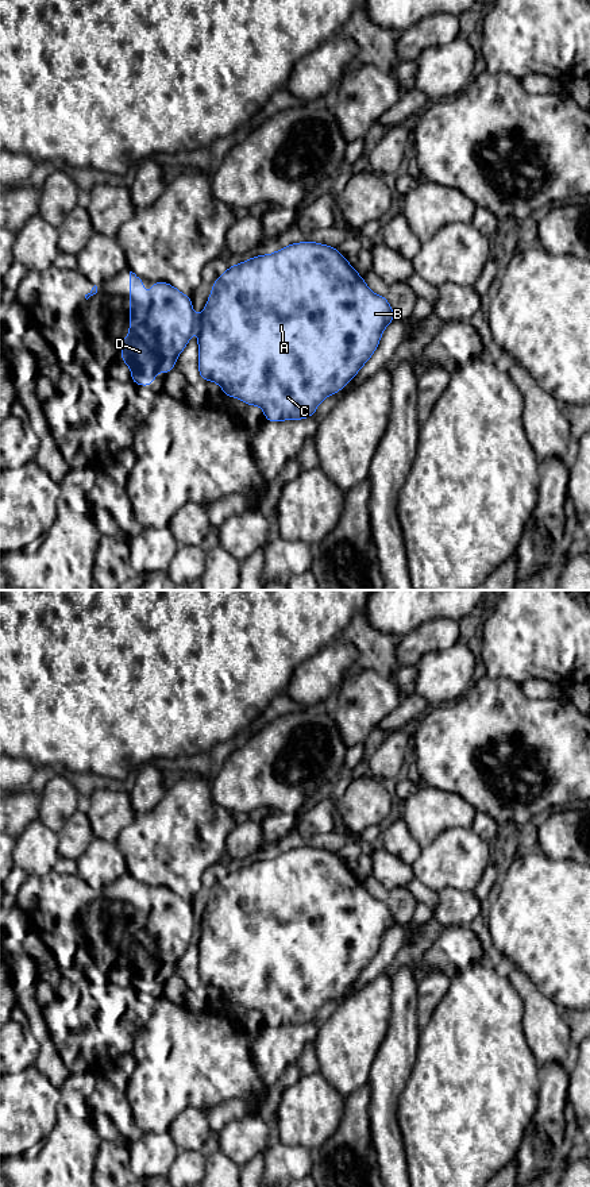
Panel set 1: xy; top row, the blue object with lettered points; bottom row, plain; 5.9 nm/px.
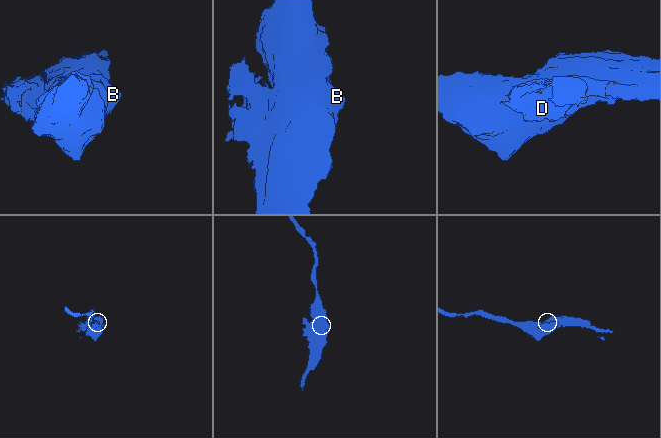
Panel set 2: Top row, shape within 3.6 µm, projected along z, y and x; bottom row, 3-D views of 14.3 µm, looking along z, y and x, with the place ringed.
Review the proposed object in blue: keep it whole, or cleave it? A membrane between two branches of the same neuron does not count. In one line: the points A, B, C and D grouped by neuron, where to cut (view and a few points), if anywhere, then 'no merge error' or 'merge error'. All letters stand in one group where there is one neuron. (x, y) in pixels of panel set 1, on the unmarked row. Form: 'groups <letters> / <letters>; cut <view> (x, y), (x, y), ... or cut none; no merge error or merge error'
groups A B C / D; cut xy (199, 922), (196, 932); merge error

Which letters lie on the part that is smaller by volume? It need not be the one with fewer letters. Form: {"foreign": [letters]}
{"foreign": ["D"]}

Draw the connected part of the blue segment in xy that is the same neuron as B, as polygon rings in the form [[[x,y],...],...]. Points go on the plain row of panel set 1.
[[[301,847],[301,848],[293,848],[290,851],[286,851],[277,858],[269,859],[269,860],[258,860],[248,866],[244,866],[239,870],[231,871],[228,875],[225,875],[212,890],[212,898],[207,906],[207,910],[198,922],[197,926],[197,936],[198,936],[198,978],[203,984],[205,986],[213,986],[219,988],[223,993],[224,999],[230,1002],[238,1002],[247,1010],[259,1010],[265,1017],[265,1024],[267,1026],[275,1028],[281,1025],[300,1025],[306,1024],[315,1020],[317,1010],[328,1001],[338,998],[342,995],[360,975],[360,972],[370,964],[370,961],[374,959],[375,953],[378,952],[378,948],[381,945],[382,937],[386,933],[386,930],[396,924],[393,914],[390,913],[387,905],[385,901],[378,901],[373,898],[369,891],[365,889],[363,882],[360,882],[355,874],[347,867],[347,864],[338,856],[338,853],[332,853],[327,849],[320,849],[315,847]]]

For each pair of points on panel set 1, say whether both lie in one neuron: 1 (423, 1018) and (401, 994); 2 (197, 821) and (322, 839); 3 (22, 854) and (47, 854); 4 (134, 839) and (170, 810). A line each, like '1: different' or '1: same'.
1: different
2: different
3: same
4: same

